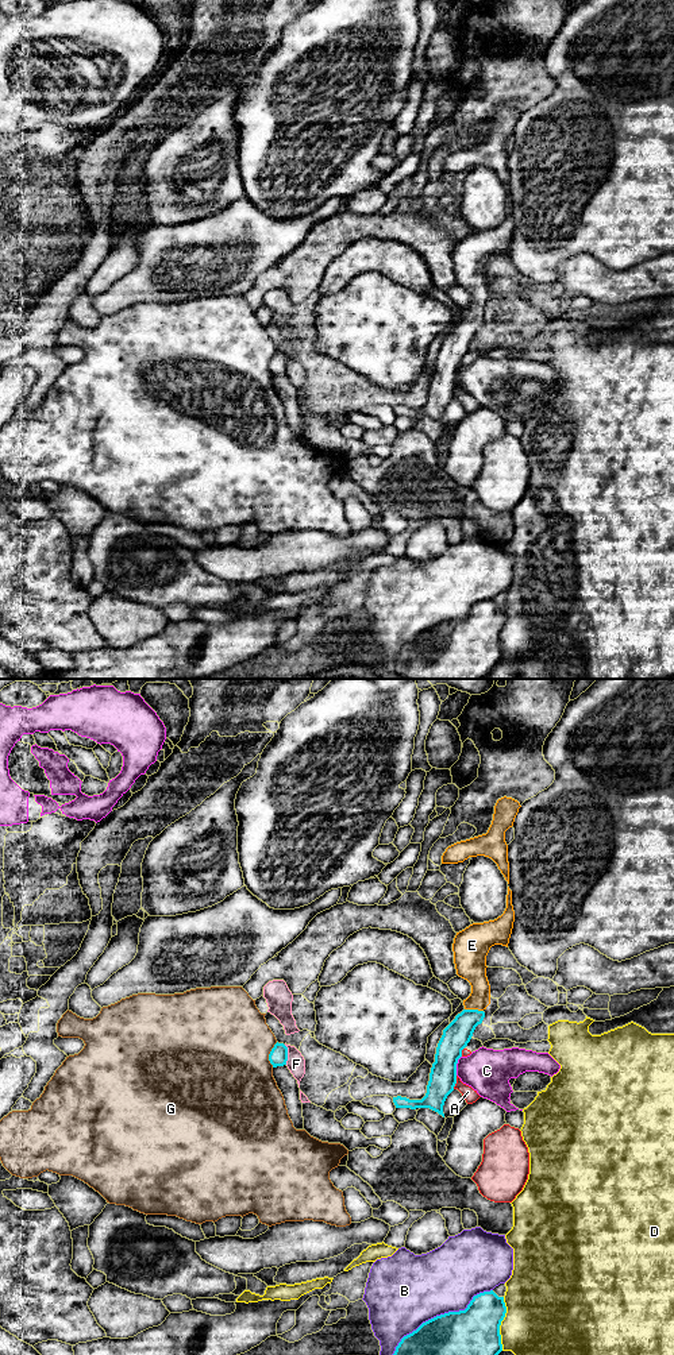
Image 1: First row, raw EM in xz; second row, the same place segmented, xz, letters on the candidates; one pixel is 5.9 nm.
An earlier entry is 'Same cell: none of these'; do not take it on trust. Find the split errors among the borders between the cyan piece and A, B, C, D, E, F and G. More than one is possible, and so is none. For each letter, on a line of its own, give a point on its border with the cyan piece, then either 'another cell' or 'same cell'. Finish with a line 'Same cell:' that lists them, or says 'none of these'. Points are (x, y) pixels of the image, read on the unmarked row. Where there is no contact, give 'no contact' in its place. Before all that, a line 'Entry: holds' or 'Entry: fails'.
Entry: fails
A: xz (455, 392) | another cell
B: xz (438, 625) | another cell
C: xz (455, 374) | another cell
D: xz (500, 633) | another cell
E: xz (474, 319) | same cell
F: xz (287, 363) | another cell
G: xz (269, 363) | another cell
Same cell: E

